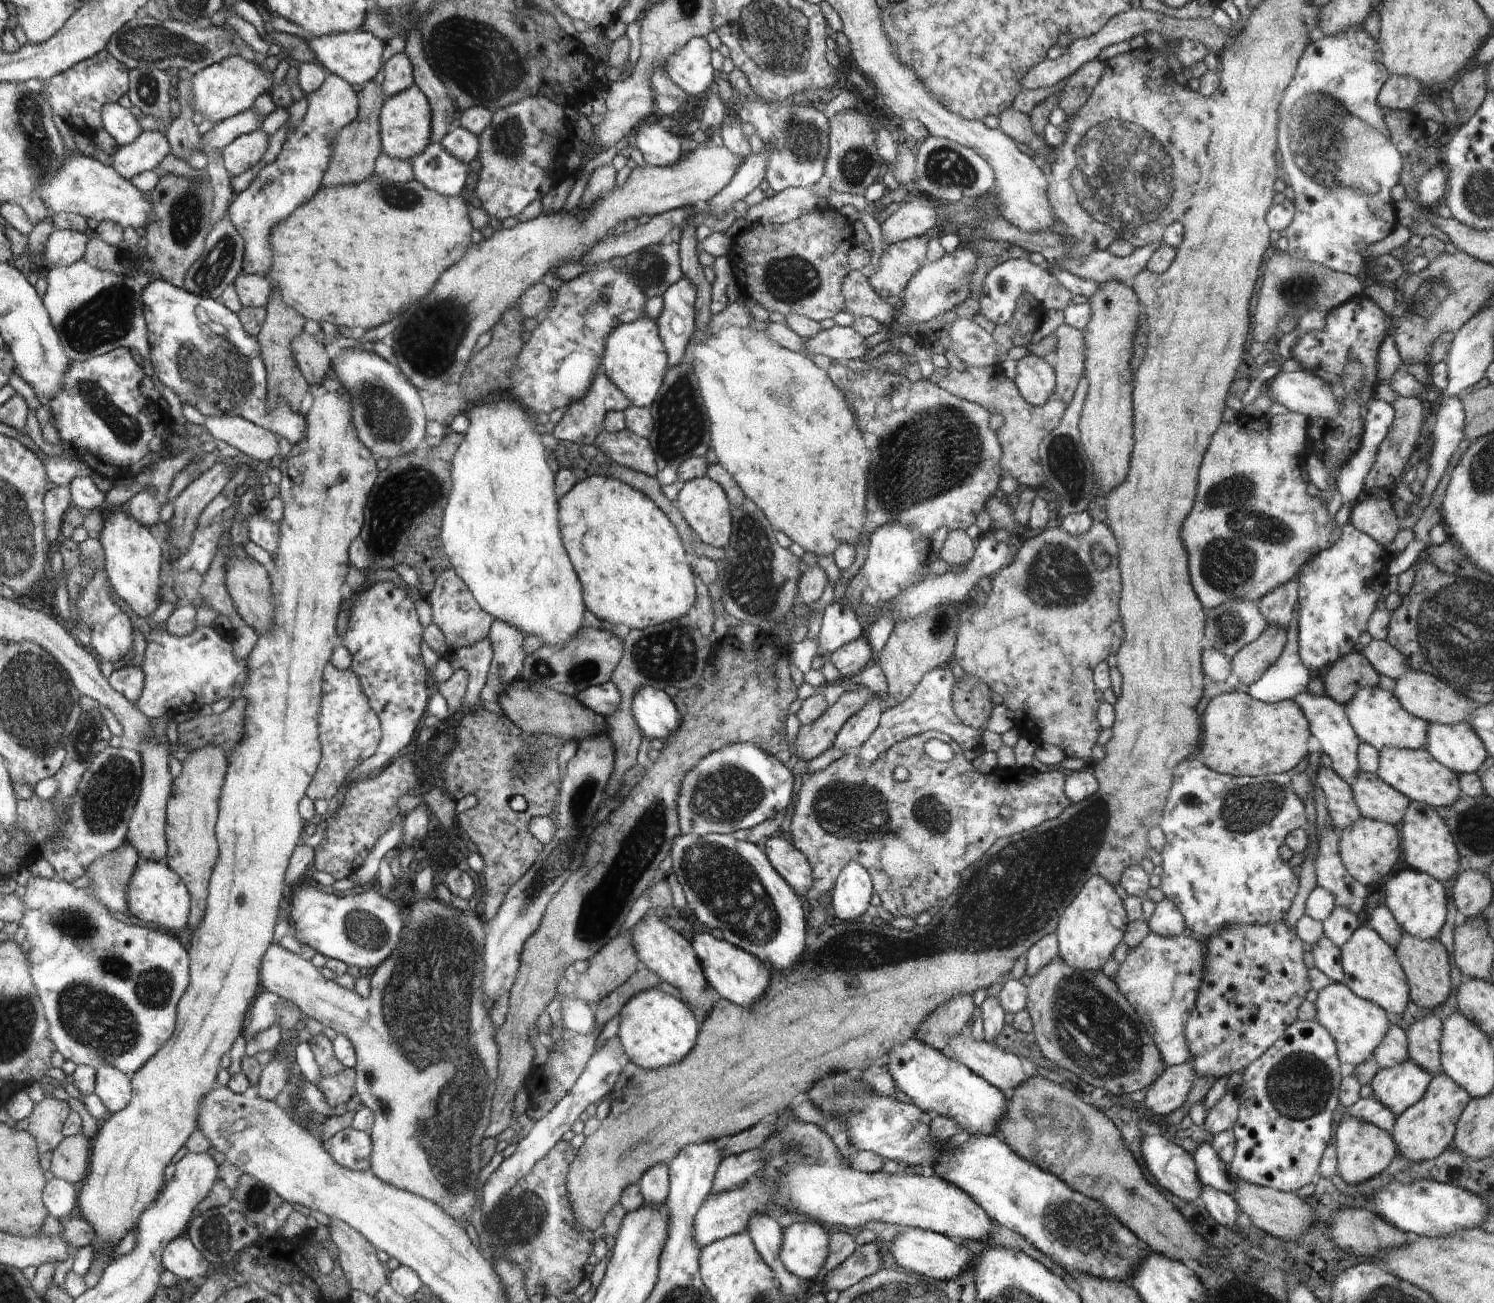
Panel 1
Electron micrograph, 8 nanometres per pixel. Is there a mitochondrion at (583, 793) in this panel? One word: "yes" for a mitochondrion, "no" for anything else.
yes

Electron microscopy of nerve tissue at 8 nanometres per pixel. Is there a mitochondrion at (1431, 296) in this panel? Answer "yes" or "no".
yes

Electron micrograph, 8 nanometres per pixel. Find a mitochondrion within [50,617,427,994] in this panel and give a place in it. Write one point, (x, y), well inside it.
(107, 795)

